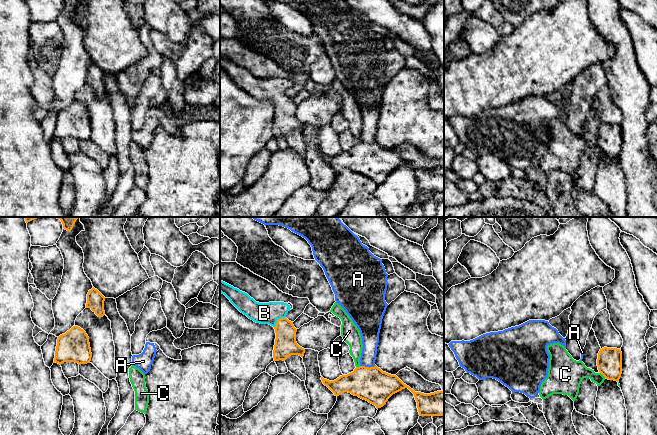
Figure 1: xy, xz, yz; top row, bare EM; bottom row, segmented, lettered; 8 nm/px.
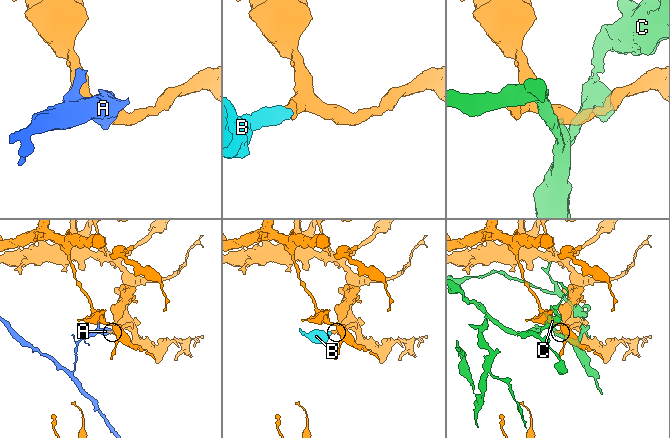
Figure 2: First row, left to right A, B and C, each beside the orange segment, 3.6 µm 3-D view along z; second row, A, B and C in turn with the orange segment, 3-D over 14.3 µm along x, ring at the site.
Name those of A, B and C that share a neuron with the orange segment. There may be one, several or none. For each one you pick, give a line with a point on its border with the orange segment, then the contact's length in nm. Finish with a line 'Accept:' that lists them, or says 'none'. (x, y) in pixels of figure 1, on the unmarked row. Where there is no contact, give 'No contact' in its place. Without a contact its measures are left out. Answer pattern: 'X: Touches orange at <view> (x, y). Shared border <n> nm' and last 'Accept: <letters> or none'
B: Touches orange at xz (277, 96). Shared border 130 nm
Accept: B

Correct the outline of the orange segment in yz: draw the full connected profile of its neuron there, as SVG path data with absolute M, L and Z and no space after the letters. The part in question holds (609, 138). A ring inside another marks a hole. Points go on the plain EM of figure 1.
M604 123L598 129L599 148L608 156L619 157L622 150L622 128L617 124Z

